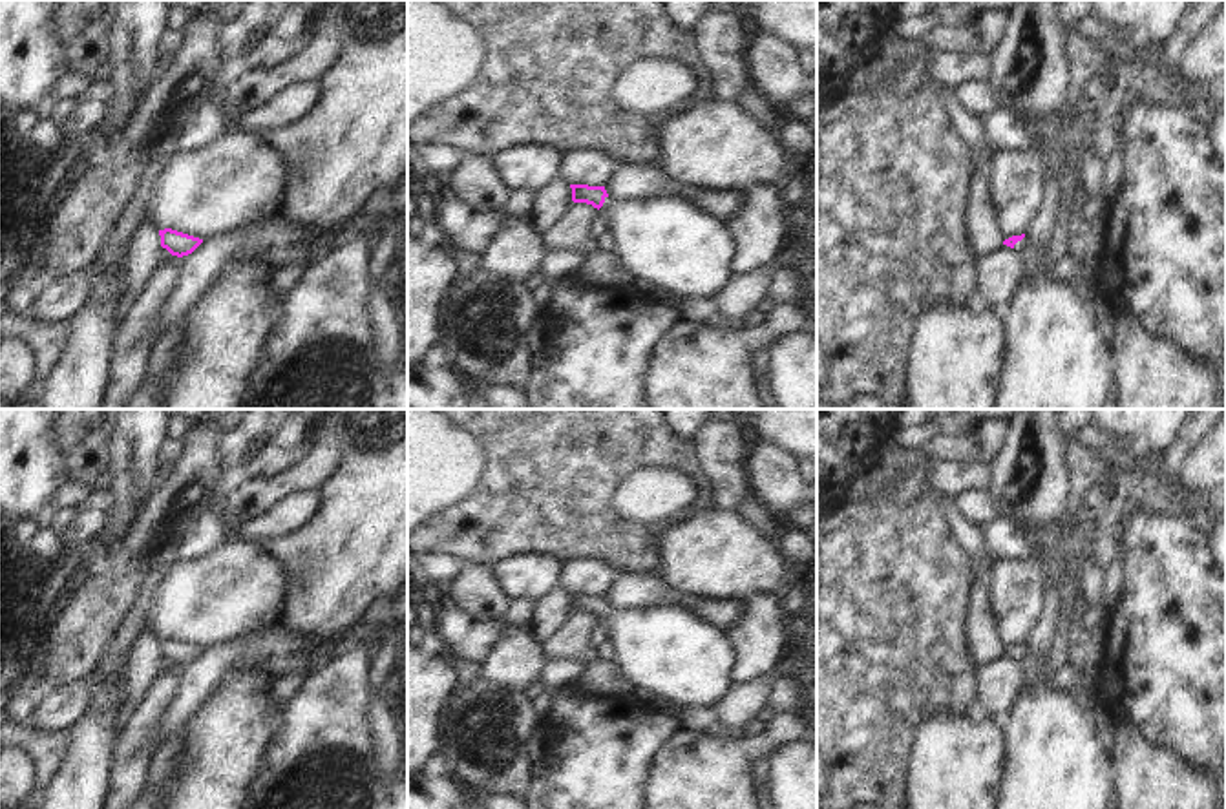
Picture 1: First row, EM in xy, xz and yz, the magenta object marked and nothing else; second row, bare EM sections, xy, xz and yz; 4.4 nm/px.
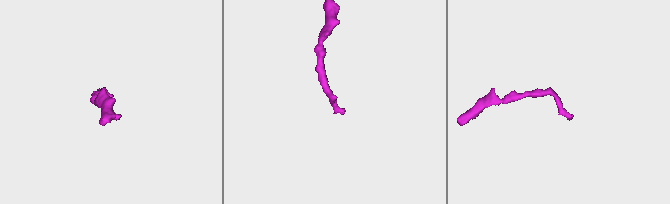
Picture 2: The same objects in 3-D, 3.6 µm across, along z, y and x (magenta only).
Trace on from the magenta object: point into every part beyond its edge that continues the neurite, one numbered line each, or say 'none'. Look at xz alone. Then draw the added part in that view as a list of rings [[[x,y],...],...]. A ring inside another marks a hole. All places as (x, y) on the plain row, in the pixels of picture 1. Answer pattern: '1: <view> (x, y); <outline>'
1: xz (673, 656); [[[605,606],[599,617],[608,626],[614,663],[654,705],[711,707],[733,685],[735,648],[725,630],[703,621],[683,606]]]

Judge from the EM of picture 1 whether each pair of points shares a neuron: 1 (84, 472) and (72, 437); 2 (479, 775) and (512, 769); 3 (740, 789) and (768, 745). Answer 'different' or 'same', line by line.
1: same
2: same
3: same

